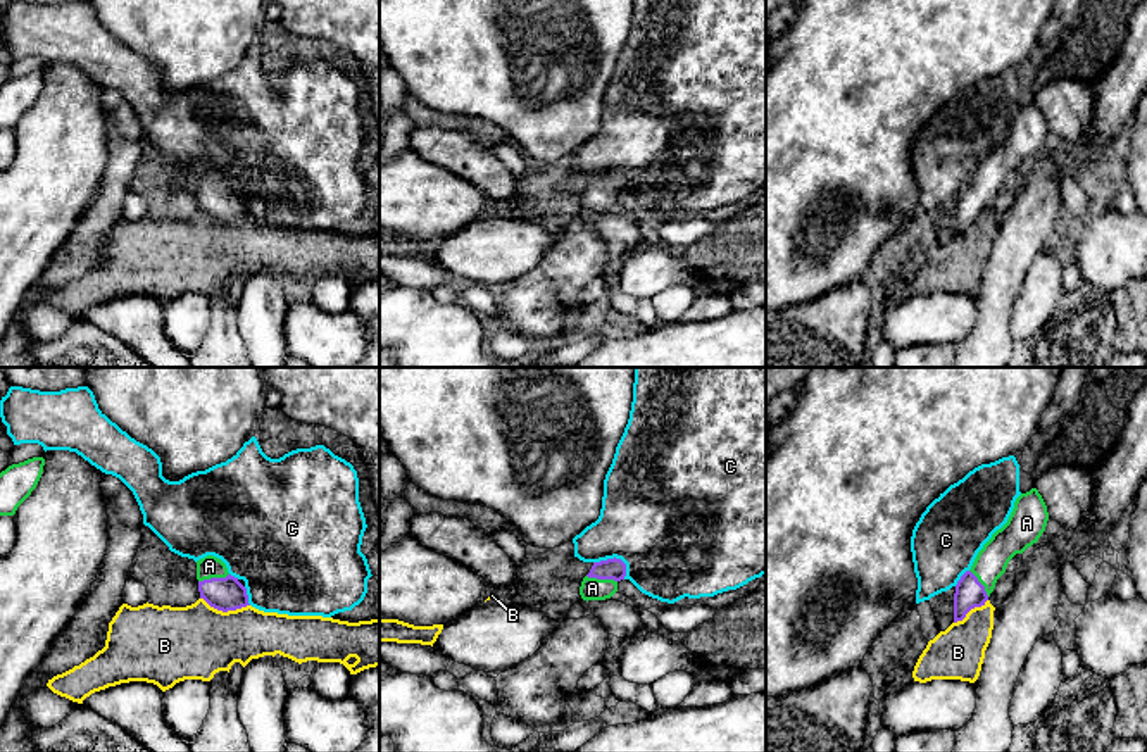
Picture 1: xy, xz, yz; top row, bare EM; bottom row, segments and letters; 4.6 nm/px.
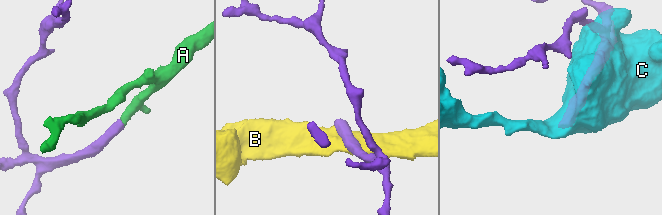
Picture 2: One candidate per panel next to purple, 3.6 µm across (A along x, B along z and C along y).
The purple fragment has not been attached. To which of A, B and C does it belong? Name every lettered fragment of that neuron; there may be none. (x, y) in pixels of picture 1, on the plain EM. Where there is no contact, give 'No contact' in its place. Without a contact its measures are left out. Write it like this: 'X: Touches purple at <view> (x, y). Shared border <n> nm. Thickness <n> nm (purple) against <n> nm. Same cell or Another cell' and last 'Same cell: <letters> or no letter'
A: Touches purple at xy (213, 192). Shared border 150 nm. Thickness 160 nm (purple) against 100 nm. Same cell
B: Touches purple at xy (225, 225). Shared border 240 nm. Thickness 160 nm (purple) against 340 nm. Another cell
C: Touches purple at xz (614, 171). Shared border 170 nm. Thickness 100 nm (purple) against 480 nm. Another cell
Same cell: A

